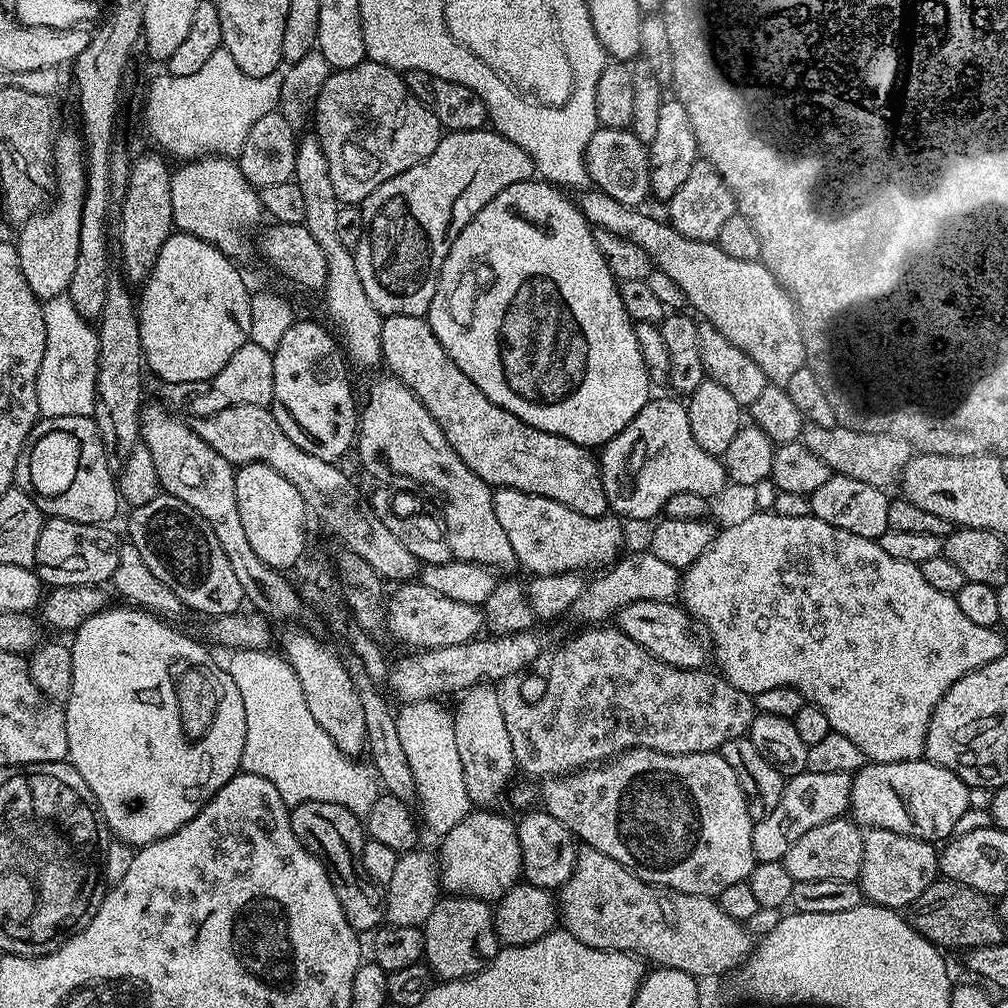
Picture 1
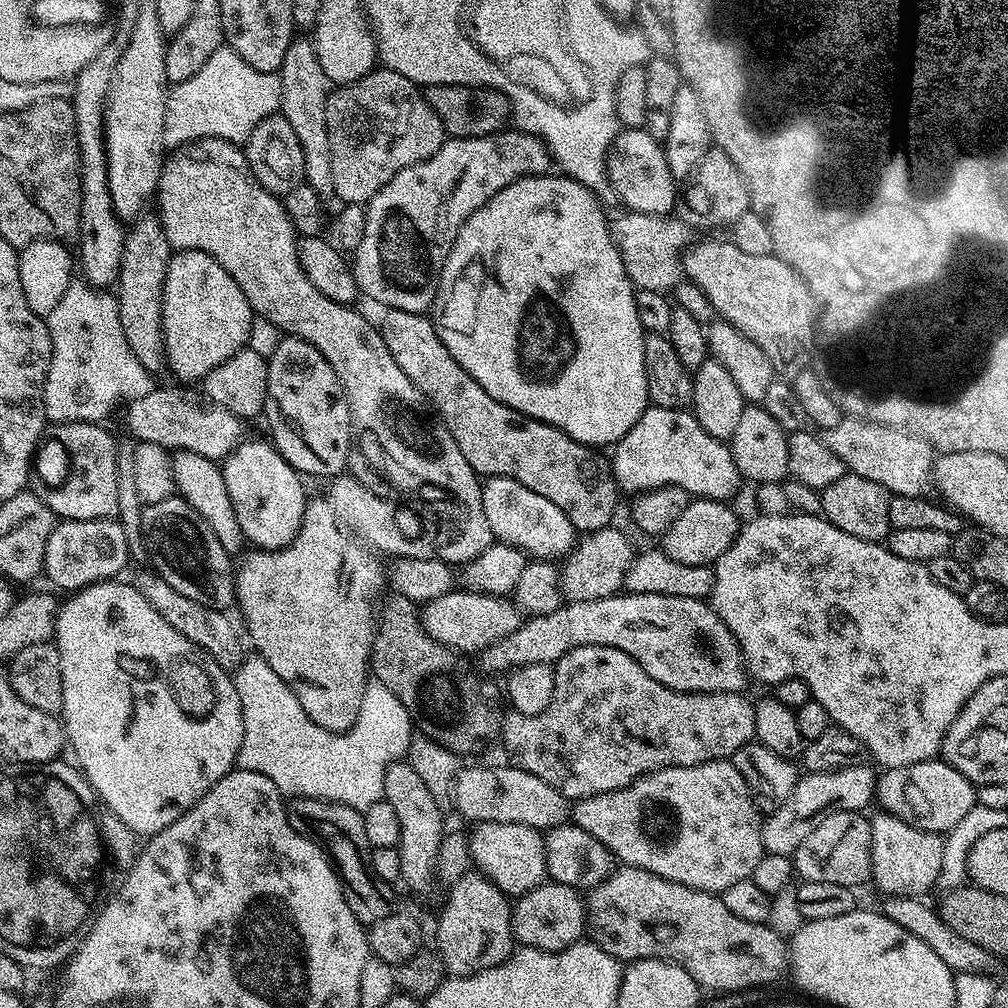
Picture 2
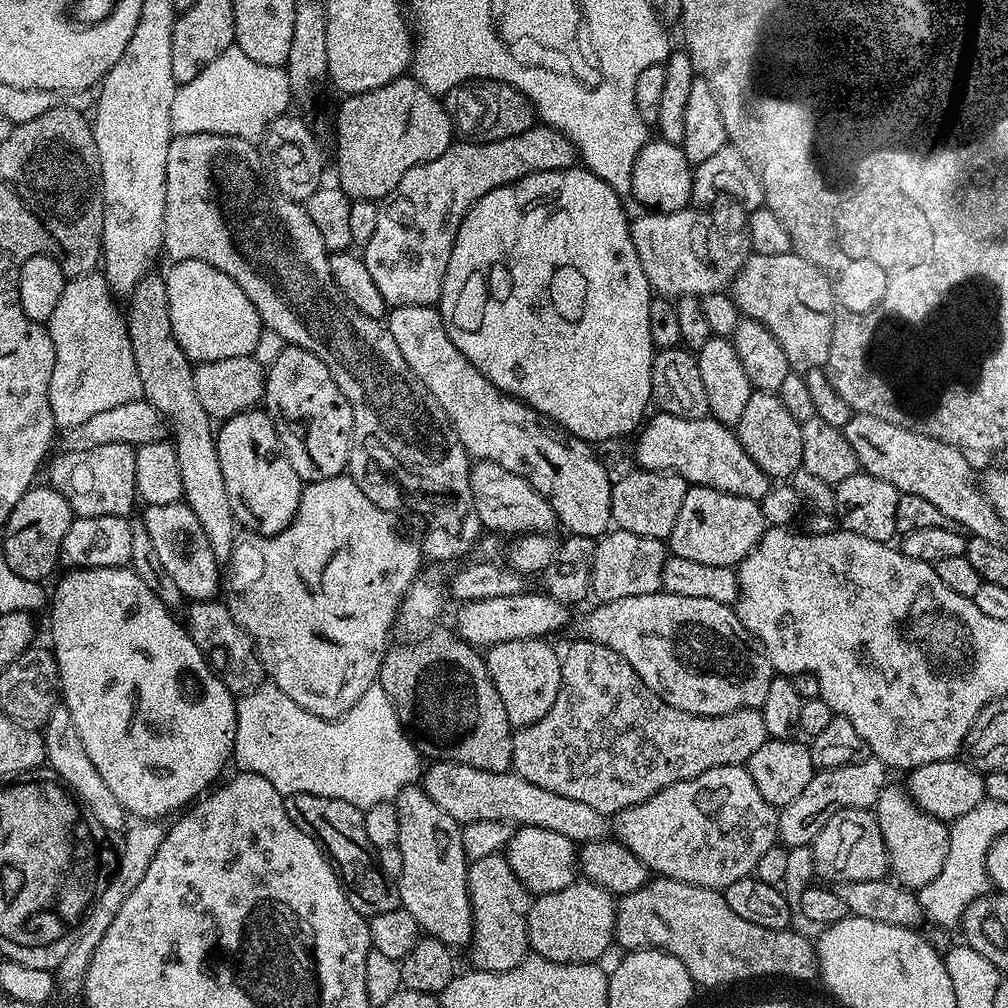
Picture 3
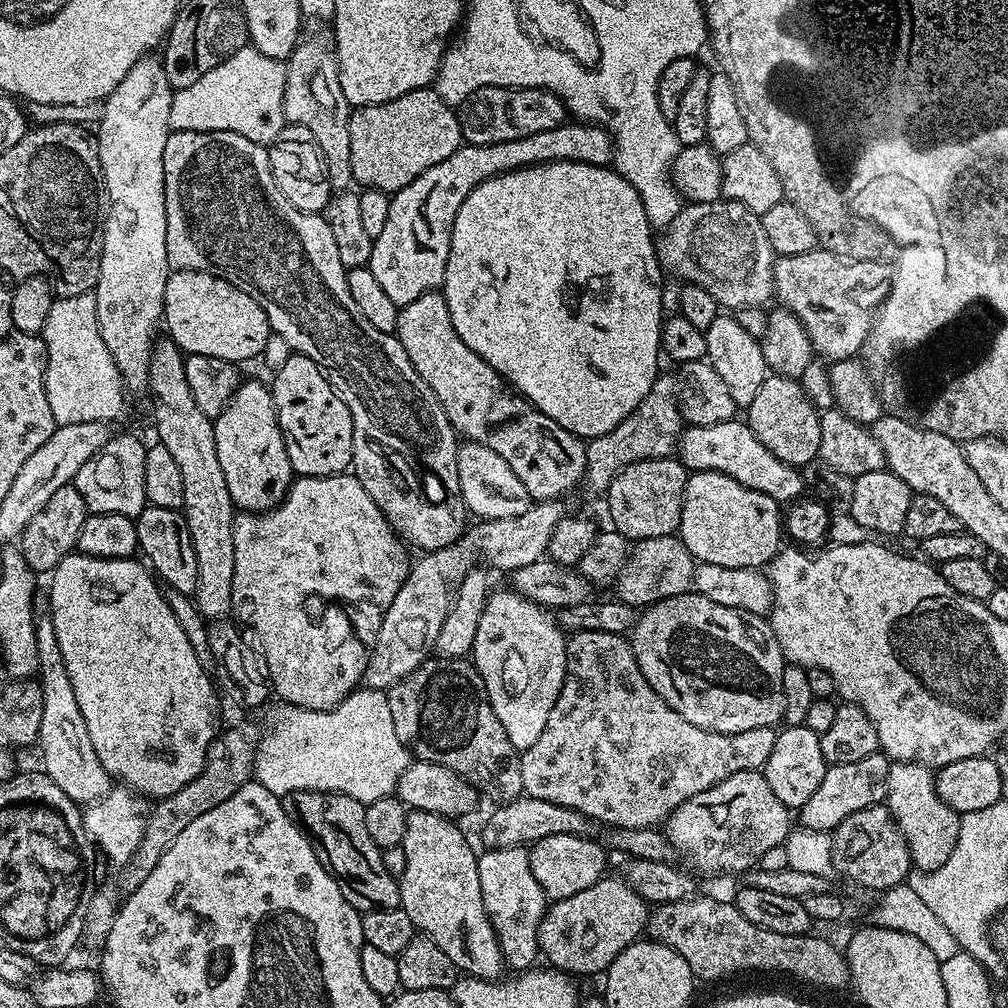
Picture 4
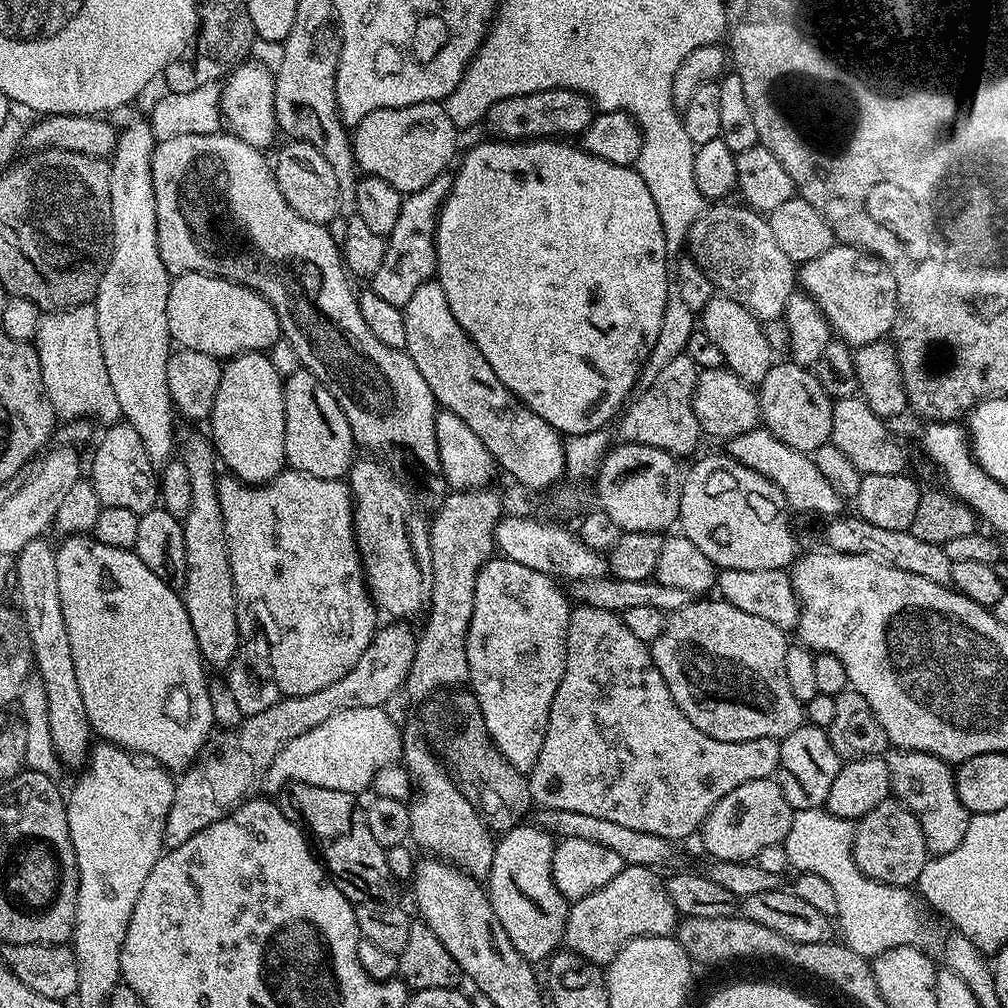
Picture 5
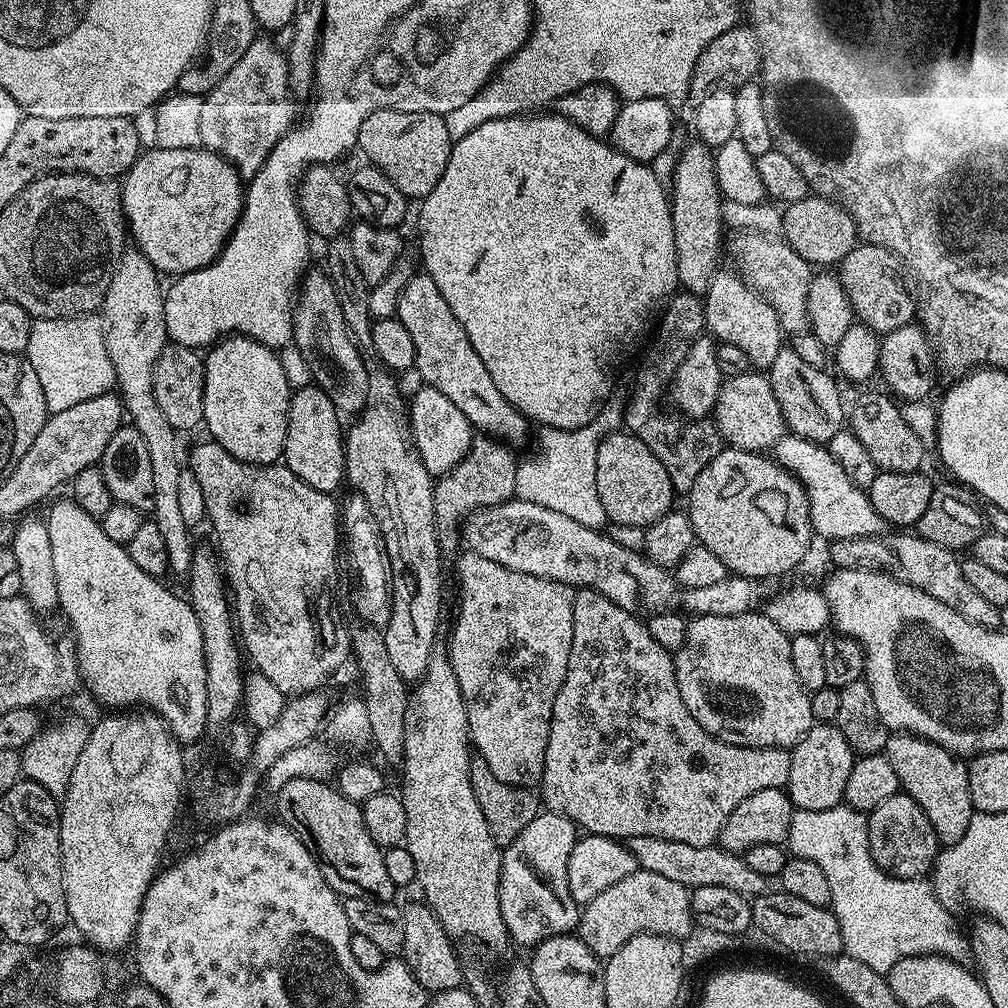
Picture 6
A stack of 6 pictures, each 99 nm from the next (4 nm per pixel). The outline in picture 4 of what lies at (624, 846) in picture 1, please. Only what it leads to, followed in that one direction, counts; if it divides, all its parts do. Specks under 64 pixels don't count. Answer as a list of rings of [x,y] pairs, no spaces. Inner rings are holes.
[[[763,771],[739,772],[730,774],[730,778],[710,786],[710,790],[702,790],[702,794],[694,794],[694,798],[682,802],[682,806],[678,806],[667,818],[666,835],[677,853],[685,856],[698,871],[743,874],[759,865],[762,854],[767,854],[773,846],[783,844],[788,839],[788,833],[794,828],[794,820],[792,824],[788,816],[791,816],[790,809],[778,802]]]

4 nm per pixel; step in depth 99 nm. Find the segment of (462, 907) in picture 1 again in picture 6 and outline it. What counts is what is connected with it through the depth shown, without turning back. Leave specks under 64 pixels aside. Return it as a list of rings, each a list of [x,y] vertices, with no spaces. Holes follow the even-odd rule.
[[[541,810],[510,842],[500,857],[500,905],[502,922],[506,922],[509,941],[535,946],[551,936],[563,936],[577,927],[582,911],[570,894],[568,867],[570,850],[574,850],[578,829],[570,818],[557,812]]]

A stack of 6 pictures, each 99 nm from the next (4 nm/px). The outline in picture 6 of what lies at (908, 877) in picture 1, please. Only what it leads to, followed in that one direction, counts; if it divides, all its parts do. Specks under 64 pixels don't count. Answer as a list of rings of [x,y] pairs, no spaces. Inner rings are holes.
[[[906,732],[889,735],[882,754],[890,766],[894,766],[894,774],[898,774],[902,791],[914,798],[914,802],[922,806],[922,814],[930,818],[930,826],[934,826],[934,834],[940,839],[941,845],[958,842],[958,838],[966,834],[966,826],[970,826],[974,811],[970,798],[968,764],[942,746],[923,740],[920,736],[909,736]]]

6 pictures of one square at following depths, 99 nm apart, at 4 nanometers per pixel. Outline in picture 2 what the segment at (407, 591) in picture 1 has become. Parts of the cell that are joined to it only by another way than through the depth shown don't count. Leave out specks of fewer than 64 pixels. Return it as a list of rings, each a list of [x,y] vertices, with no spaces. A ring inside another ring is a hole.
[[[453,590],[423,605],[420,623],[434,642],[442,642],[442,646],[455,648],[461,654],[479,654],[494,646],[494,642],[517,632],[522,623],[522,613],[508,596]]]

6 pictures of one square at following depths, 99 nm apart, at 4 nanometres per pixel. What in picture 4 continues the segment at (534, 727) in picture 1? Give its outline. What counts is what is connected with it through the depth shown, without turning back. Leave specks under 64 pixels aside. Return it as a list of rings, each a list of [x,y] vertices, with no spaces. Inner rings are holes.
[[[586,630],[571,633],[566,643],[568,661],[564,685],[558,694],[558,702],[554,702],[554,710],[550,710],[550,718],[546,718],[546,727],[542,729],[538,742],[534,742],[534,746],[520,752],[522,786],[527,795],[542,798],[542,802],[554,802],[558,806],[578,810],[597,825],[604,824],[603,826],[608,828],[654,828],[663,825],[670,813],[678,806],[682,806],[682,802],[694,798],[694,794],[702,794],[702,790],[710,790],[710,786],[730,778],[730,774],[763,769],[764,763],[770,758],[770,750],[774,750],[776,741],[777,729],[775,727],[742,730],[742,734],[718,734],[710,730],[702,730],[702,726],[694,726],[694,722],[686,722],[686,718],[682,718],[678,710],[666,706],[666,702],[652,689],[650,682],[646,682],[642,670],[638,670],[638,662],[634,658],[629,641],[624,636],[615,636],[598,630]]]

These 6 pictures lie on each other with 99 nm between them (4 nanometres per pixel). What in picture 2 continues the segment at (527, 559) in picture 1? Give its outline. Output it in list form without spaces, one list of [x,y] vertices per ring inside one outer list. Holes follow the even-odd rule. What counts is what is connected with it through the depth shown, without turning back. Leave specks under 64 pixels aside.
[[[489,476],[483,481],[482,511],[486,514],[486,522],[490,522],[493,537],[499,543],[509,544],[522,550],[524,555],[532,560],[559,561],[561,558],[567,557],[578,543],[578,533],[570,522],[570,518],[566,518],[566,514],[562,514],[562,510],[558,510],[558,506],[554,506],[554,502],[550,502],[550,498],[542,498],[542,494],[534,494],[534,490],[522,486],[522,482],[518,482],[514,478]]]

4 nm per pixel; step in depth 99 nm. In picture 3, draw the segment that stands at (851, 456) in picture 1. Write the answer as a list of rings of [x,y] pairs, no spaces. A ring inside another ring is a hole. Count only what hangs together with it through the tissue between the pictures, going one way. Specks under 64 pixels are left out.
[[[861,412],[851,416],[842,431],[863,471],[874,478],[882,478],[882,482],[890,482],[890,486],[902,494],[918,494],[926,498],[926,502],[938,506],[938,510],[942,510],[942,514],[946,514],[946,518],[953,520],[965,533],[986,538],[986,542],[1005,543],[1006,525],[984,495],[978,476],[968,465],[969,457],[961,449],[894,422],[886,422],[874,414]]]

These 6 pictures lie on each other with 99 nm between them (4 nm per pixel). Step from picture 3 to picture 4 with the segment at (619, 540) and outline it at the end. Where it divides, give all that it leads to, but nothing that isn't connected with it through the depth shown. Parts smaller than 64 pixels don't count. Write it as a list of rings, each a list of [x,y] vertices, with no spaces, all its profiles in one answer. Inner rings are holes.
[[[679,535],[646,538],[631,549],[628,560],[614,585],[615,595],[633,606],[656,604],[659,600],[674,598],[692,588],[697,561],[693,560]]]

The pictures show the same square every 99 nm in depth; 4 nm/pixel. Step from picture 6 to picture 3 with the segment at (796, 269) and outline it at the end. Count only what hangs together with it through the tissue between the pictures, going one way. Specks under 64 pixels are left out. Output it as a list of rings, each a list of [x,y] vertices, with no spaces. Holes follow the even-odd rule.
[[[717,202],[711,207],[689,206],[677,212],[648,210],[631,221],[632,241],[636,243],[642,270],[650,282],[653,293],[664,298],[698,296],[723,292],[736,279],[740,268],[752,252],[748,212],[735,202]]]

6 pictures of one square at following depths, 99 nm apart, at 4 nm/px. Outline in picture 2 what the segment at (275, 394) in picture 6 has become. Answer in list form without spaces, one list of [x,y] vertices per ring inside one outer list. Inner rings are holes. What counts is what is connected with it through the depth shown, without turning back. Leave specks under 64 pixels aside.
[[[241,440],[240,445],[224,457],[222,471],[226,494],[230,494],[230,506],[234,506],[234,514],[238,514],[238,526],[242,526],[245,541],[257,549],[273,552],[294,542],[302,526],[305,481],[301,473],[295,472],[290,462],[282,458],[276,445],[264,440]]]

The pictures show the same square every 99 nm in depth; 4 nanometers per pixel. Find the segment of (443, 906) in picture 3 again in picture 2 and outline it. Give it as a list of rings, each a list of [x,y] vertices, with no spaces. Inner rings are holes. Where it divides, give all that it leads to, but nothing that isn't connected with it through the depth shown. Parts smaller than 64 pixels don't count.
[[[393,762],[386,770],[384,799],[394,806],[398,817],[398,826],[402,826],[399,850],[402,862],[400,880],[412,892],[428,892],[432,883],[438,880],[438,865],[441,861],[440,847],[444,842],[444,812],[440,809],[441,801],[430,792],[421,775],[408,762]]]

